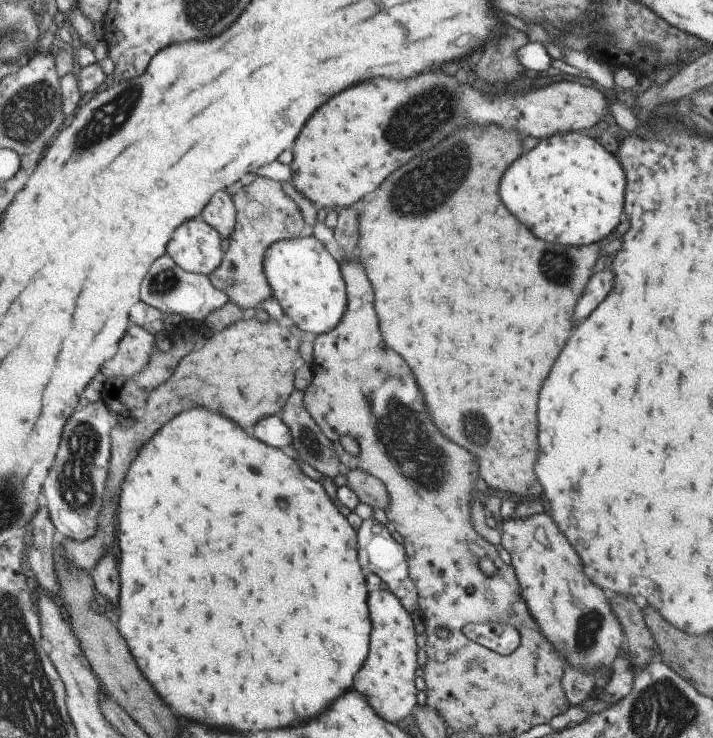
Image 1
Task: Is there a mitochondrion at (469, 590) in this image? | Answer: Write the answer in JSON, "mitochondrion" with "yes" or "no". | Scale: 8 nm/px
{"mitochondrion":"no"}

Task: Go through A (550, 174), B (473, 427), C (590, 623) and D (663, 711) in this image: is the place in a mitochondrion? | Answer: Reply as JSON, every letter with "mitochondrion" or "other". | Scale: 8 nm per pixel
{"A":"other","B":"mitochondrion","C":"mitochondrion","D":"mitochondrion"}

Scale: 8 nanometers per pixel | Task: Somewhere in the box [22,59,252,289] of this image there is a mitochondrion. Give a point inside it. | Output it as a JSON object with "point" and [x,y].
{"point":[99,128]}

